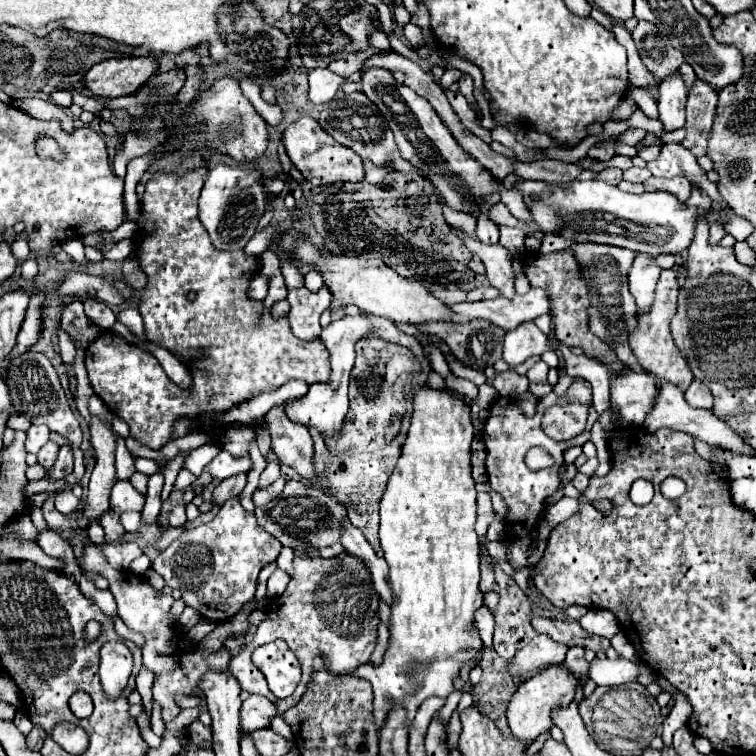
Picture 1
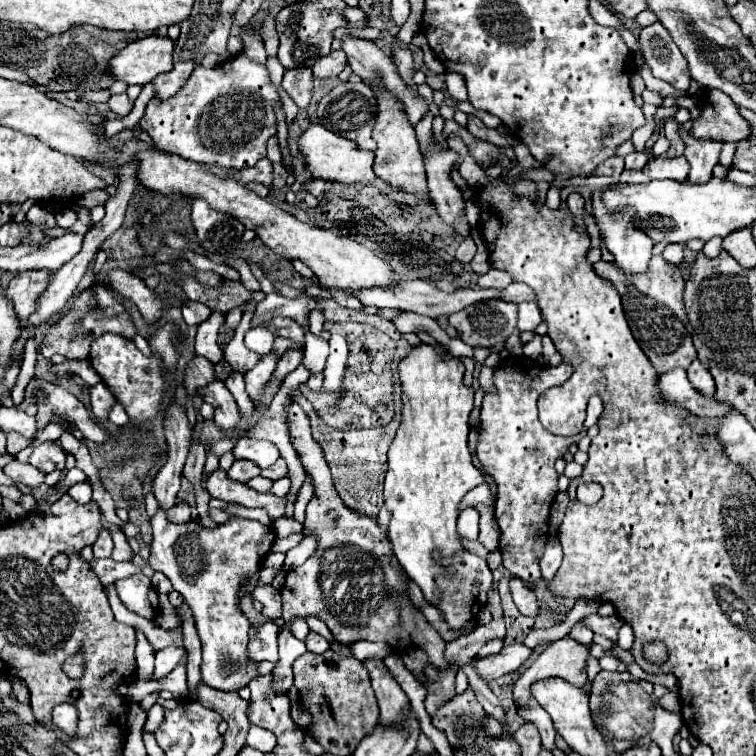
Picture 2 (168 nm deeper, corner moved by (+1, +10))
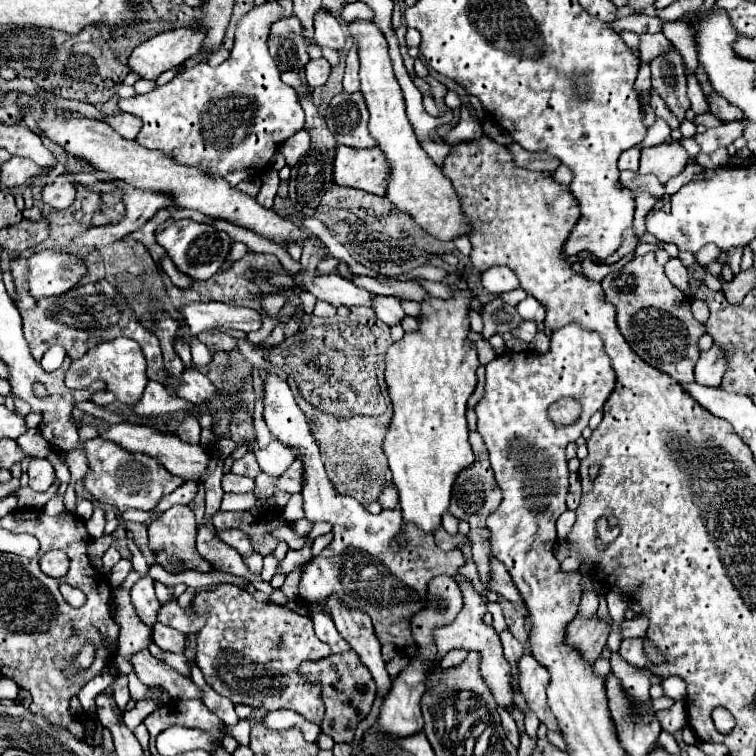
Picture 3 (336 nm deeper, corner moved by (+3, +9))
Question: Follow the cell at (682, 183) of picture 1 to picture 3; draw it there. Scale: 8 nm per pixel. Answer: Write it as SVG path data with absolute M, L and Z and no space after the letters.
M677 141L647 147L641 149L639 173L653 173L661 183L667 183L669 177L679 175L687 167L687 159L687 151Z

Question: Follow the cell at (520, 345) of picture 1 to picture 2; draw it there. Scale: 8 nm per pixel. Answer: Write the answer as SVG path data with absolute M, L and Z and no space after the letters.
M521 302L519 304L519 322L517 328L523 330L535 330L541 324L541 312L535 302Z

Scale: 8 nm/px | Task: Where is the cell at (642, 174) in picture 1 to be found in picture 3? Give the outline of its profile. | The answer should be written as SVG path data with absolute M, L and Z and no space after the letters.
M633 147L633 149L627 149L621 159L619 159L619 169L629 169L629 171L637 171L639 169L639 155L641 155L641 149L639 147Z

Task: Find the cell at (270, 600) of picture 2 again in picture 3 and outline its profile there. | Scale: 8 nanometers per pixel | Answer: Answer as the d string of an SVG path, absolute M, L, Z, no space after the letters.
M253 552L251 555L243 557L243 559L252 573L259 575L262 572L263 556L261 556L259 553Z

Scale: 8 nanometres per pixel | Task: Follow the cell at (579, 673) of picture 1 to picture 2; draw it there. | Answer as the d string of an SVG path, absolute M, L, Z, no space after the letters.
M579 620L579 622L575 624L575 628L571 630L569 636L571 636L573 640L581 642L581 644L591 644L591 640L593 640L593 630L591 630L589 626L585 626L583 620Z

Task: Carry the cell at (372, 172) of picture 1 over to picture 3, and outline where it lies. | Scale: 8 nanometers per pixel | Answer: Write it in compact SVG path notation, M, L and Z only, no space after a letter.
M353 21L349 25L349 31L359 45L361 93L365 95L367 109L371 113L369 133L379 143L377 147L385 153L385 159L389 163L387 199L397 209L415 217L427 233L441 241L449 241L459 233L467 233L469 225L461 213L461 203L457 201L457 193L451 181L443 175L443 171L437 169L437 165L429 159L429 155L413 137L413 129L409 129L401 87L393 77L385 37L381 37L381 31L373 25L373 21Z

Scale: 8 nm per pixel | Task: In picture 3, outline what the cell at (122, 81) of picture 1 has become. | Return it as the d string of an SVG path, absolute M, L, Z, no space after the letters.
M189 27L165 31L137 45L127 59L127 65L141 79L155 81L163 71L175 69L185 59L193 57L197 45L201 45L201 33L193 33Z

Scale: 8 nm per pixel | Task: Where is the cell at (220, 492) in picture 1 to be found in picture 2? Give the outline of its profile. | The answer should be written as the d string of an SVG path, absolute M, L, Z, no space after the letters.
M235 460L233 466L229 468L227 476L237 482L247 482L249 478L259 476L259 472L261 472L261 468L257 464L251 464L249 460Z

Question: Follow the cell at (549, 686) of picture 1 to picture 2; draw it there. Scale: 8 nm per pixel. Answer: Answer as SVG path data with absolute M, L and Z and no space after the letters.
M569 636L551 642L533 666L517 680L513 698L515 702L527 702L531 684L545 678L563 678L567 682L587 682L587 658L591 644L579 644Z

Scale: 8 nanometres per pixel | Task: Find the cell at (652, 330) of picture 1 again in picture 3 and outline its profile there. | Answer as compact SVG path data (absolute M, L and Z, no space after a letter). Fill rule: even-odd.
M647 253L645 257L625 263L619 271L609 273L601 285L609 303L617 307L617 325L631 349L645 359L645 363L671 375L675 381L691 383L693 367L699 359L697 339L705 333L705 327L693 317L687 295L667 279L665 269L657 263L655 255ZM647 307L655 307L653 313L639 313Z

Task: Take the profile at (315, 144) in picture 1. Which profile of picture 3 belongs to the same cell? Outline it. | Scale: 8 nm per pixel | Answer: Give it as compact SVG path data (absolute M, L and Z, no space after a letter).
M347 145L335 147L333 177L337 185L363 189L375 195L385 195L387 175L389 165L377 147L373 149L355 149Z

